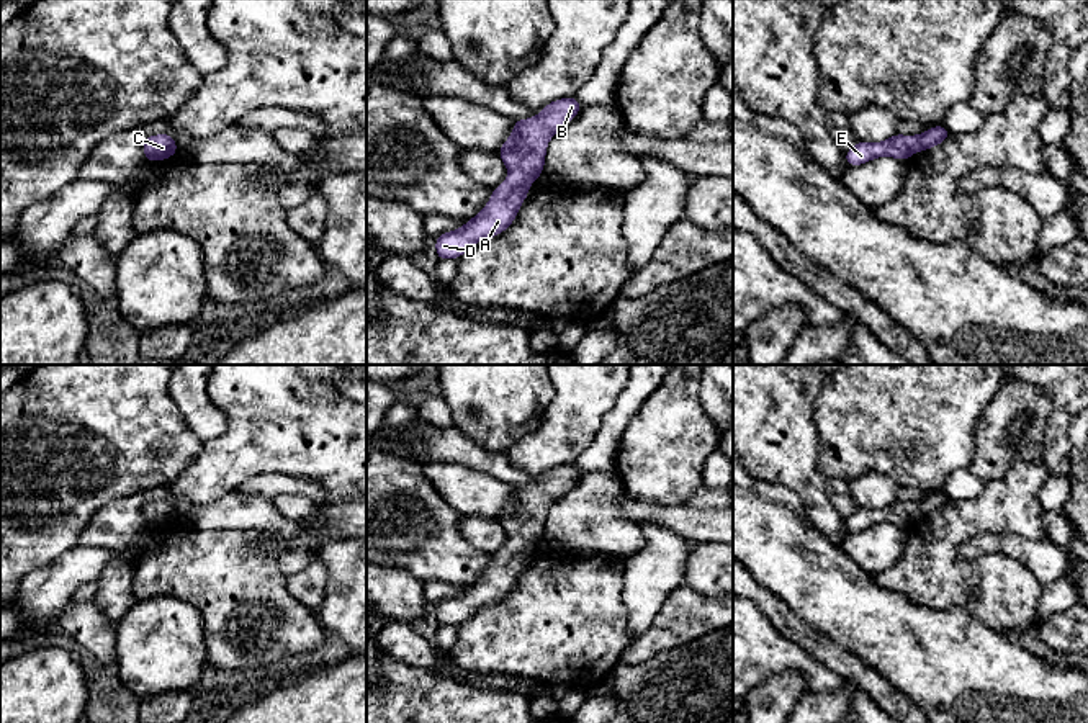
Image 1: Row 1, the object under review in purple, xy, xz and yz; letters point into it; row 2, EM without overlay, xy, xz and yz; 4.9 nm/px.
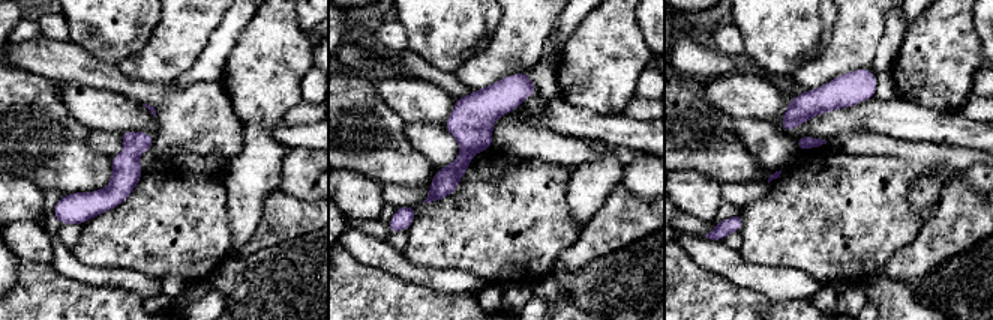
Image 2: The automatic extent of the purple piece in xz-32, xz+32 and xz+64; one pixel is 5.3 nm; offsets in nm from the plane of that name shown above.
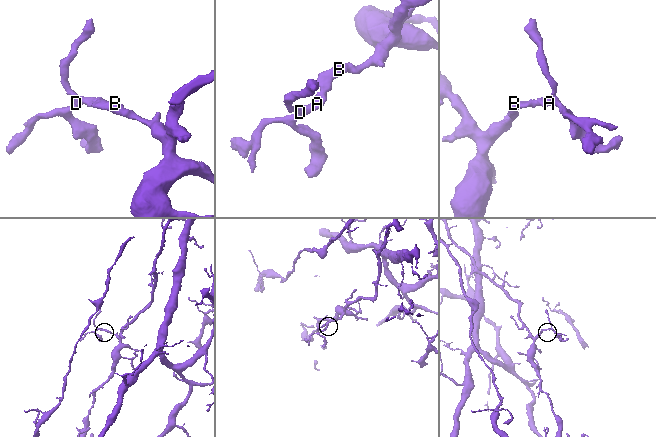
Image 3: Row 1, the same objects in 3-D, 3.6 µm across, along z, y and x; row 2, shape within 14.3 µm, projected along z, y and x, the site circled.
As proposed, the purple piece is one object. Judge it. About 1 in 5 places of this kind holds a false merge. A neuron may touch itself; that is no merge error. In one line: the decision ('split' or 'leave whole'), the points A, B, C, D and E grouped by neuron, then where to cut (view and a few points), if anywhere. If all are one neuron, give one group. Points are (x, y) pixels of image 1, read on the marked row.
leave whole; A B C D E; no cut

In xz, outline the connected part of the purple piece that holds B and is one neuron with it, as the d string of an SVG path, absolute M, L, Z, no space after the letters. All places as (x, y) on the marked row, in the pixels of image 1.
M571 95L545 105L535 118L514 119L514 131L497 152L509 178L492 190L484 209L463 227L435 237L437 260L458 260L478 240L491 239L514 222L530 183L542 178L550 137L582 108L584 105Z

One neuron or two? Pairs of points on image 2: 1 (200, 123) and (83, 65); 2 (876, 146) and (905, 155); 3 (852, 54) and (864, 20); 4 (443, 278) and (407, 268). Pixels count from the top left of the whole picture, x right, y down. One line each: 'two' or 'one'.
1: one
2: one
3: one
4: one

